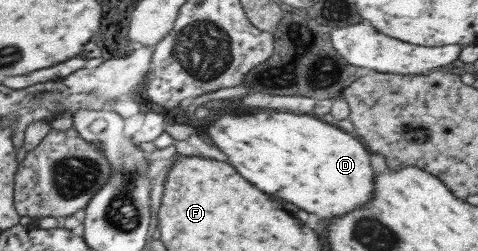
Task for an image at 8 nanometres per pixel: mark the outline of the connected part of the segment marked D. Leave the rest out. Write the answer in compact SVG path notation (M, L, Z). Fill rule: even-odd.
M276 110L218 113L218 117L207 124L207 137L213 147L227 155L230 167L254 188L271 197L281 197L321 219L345 215L373 197L376 173L369 164L370 153L363 143L313 115Z

